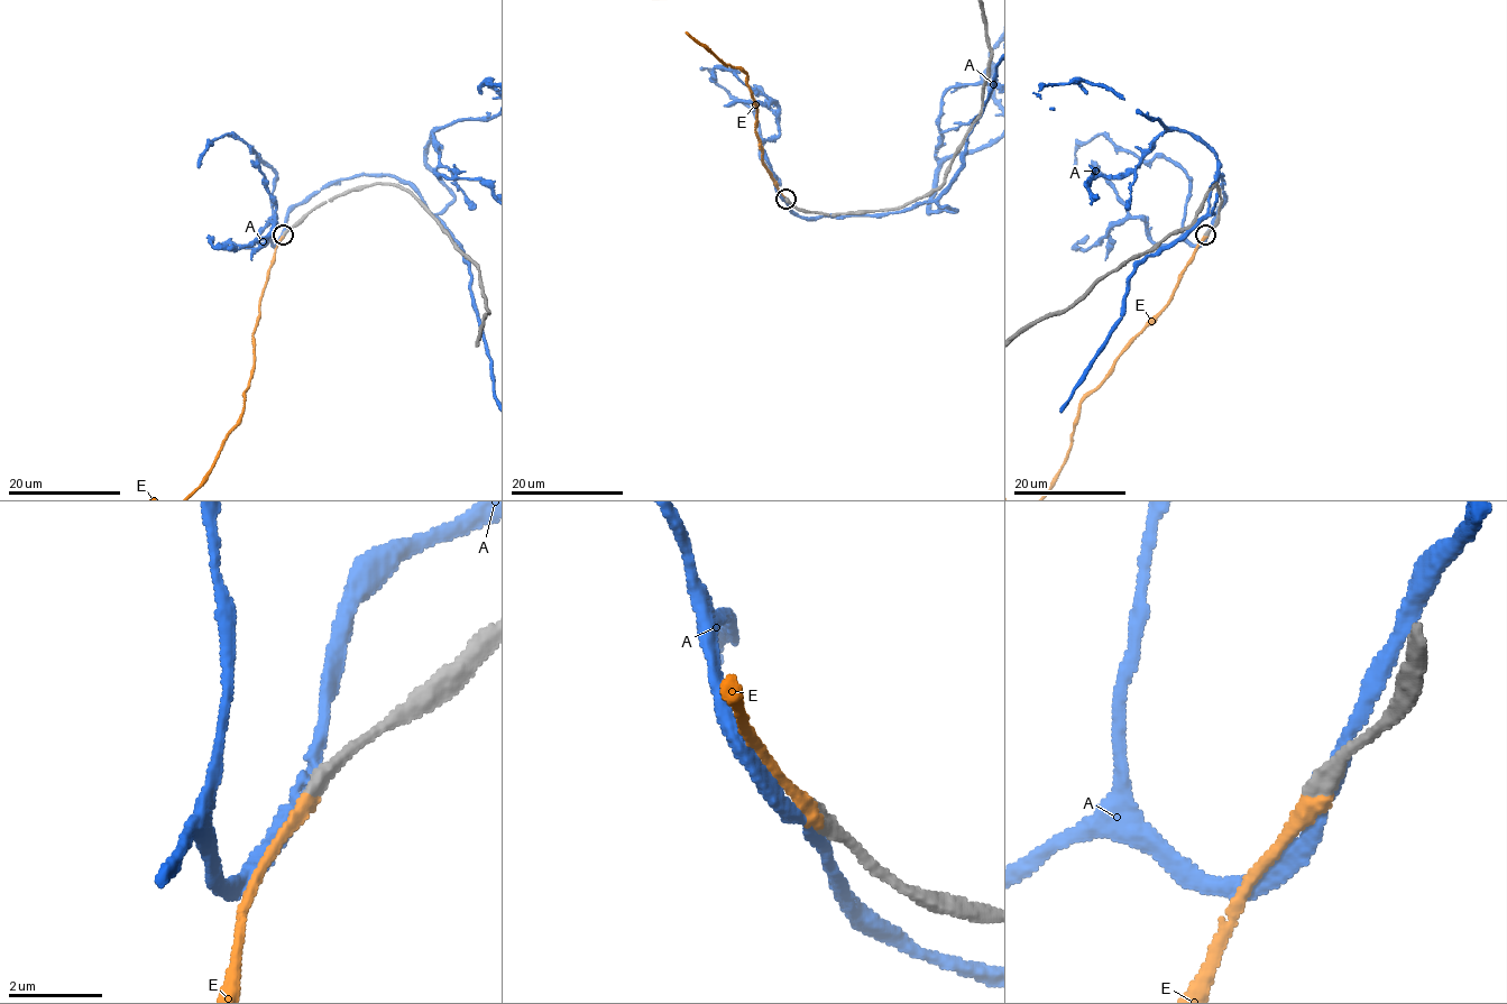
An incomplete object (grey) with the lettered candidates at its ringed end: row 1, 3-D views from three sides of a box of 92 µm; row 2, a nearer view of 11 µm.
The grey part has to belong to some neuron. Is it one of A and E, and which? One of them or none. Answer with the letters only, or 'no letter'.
E

